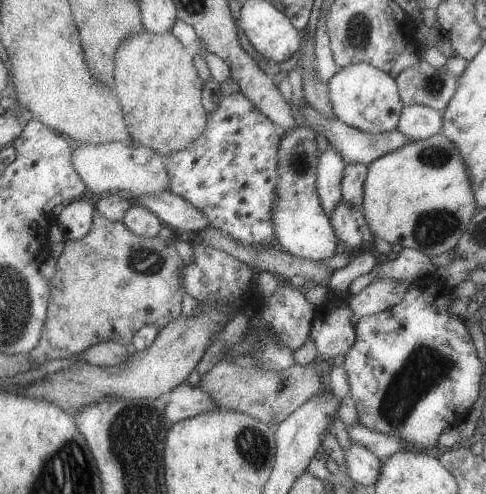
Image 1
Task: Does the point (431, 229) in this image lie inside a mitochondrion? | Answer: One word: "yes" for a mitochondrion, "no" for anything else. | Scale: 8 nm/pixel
yes

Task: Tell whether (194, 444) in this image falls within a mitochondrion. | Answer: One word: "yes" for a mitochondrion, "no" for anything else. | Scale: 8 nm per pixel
no

